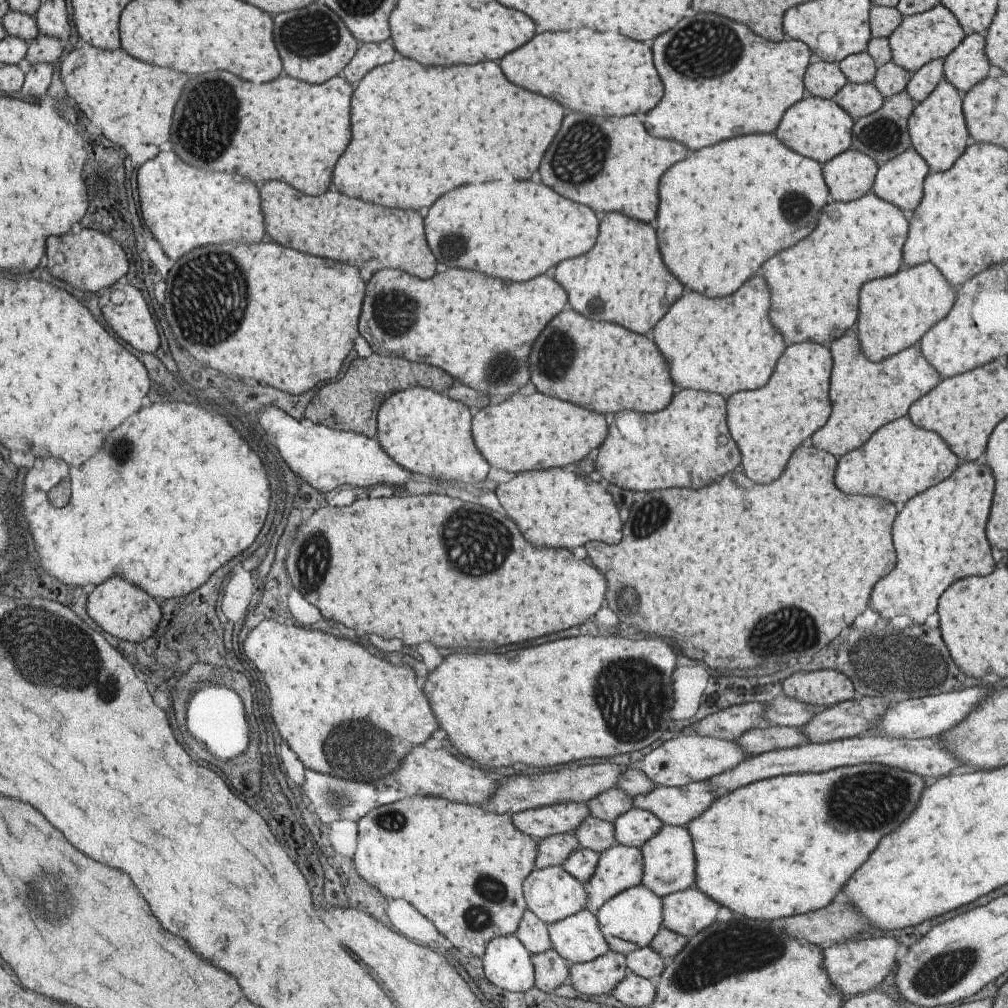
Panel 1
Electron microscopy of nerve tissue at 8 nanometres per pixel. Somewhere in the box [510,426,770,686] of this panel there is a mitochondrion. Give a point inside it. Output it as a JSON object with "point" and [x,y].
{"point":[650,517]}

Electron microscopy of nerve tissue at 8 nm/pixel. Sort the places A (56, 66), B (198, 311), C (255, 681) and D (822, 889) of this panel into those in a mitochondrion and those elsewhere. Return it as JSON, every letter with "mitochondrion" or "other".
{"A":"other","B":"mitochondrion","C":"other","D":"other"}

